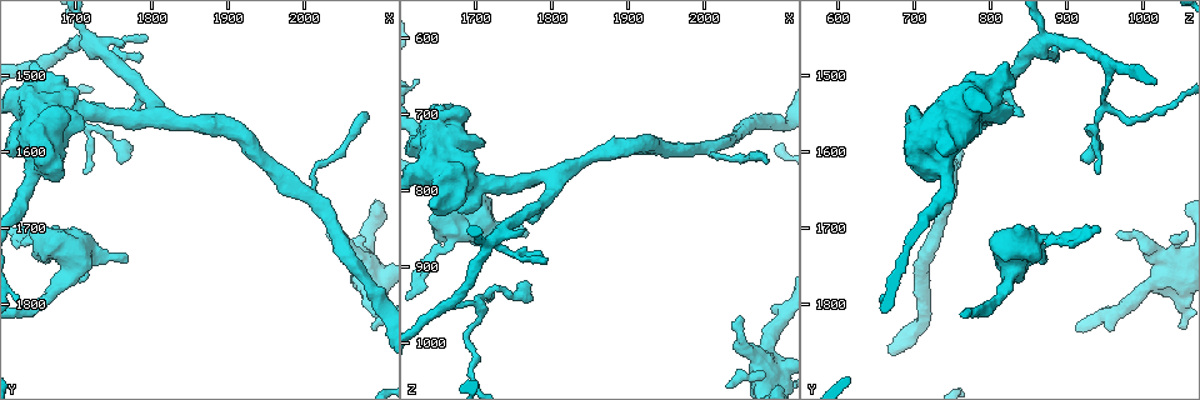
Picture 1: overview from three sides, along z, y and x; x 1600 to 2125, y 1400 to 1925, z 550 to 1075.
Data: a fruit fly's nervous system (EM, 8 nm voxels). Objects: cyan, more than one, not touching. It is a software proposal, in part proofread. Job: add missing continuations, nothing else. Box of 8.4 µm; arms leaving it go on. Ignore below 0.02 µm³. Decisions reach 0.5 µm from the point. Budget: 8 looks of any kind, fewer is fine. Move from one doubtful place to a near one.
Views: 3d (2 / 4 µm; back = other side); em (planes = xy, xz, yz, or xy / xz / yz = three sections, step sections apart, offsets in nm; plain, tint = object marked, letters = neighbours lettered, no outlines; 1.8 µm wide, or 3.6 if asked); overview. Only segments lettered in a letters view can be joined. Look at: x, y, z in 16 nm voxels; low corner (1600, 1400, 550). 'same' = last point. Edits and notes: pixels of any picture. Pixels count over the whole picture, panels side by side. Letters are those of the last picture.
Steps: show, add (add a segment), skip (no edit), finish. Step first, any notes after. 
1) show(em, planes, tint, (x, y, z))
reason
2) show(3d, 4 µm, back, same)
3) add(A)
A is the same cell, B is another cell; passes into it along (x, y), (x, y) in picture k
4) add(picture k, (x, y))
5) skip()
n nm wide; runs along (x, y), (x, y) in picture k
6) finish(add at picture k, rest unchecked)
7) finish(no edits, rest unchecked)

show(em, xy, step 16, tint, (2050, 1710, 970))
an open end

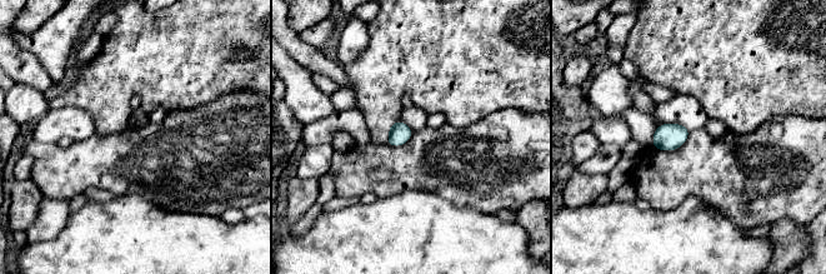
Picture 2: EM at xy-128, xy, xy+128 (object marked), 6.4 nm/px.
show(em, planes, letters, same)
another direction

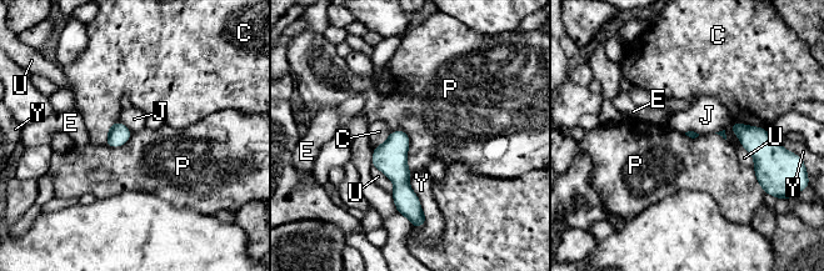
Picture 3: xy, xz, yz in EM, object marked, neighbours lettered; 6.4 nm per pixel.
skip()
Y touches over 340 nm; C, E, J, P, U and Y are other cells; border along (393, 130), (409, 139), (410, 174) in picture 3; no lettered segment goes on from it

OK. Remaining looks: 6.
show(3d, 2 µm, (2080, 1545, 765))
tapers out

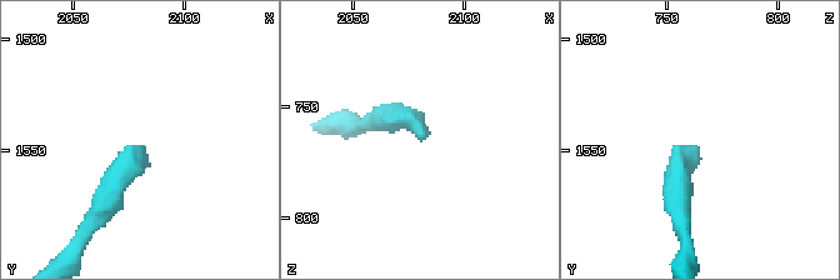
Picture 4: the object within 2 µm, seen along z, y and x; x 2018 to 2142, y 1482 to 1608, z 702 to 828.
show(em, xy, step 4, tint, (2082, 1549, 764))
now the EM

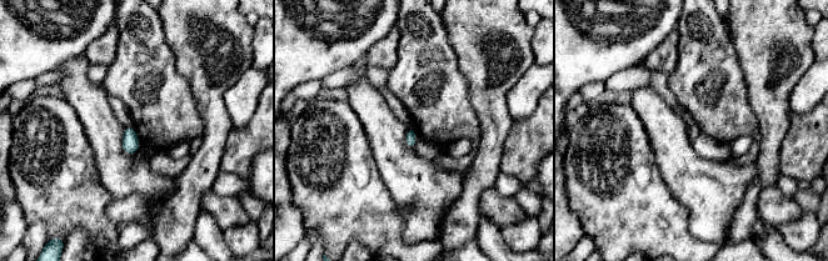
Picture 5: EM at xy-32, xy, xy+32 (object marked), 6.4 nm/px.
show(em, planes, letters, same)

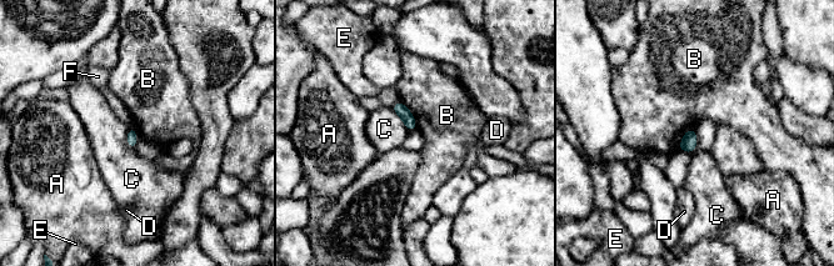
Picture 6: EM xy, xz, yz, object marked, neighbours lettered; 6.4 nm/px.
skip()
A, B, C, D, E and F are other cells; none of them fits

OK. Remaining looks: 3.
show(em, planes, letters, (1765, 1740, 855))
free end

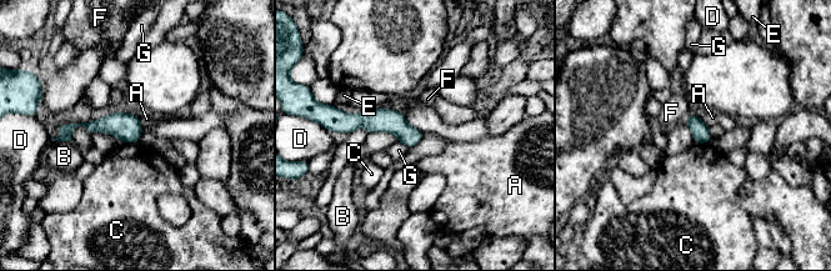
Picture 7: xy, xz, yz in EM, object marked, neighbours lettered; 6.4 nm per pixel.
skip()
A, B, C, D, E, F and G are other cells; runs along (340, 125), (393, 121), (419, 135) in picture 7; no lettered segment goes on from it

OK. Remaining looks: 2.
show(em, planes, letters, (1645, 1710, 885))
calibre changes

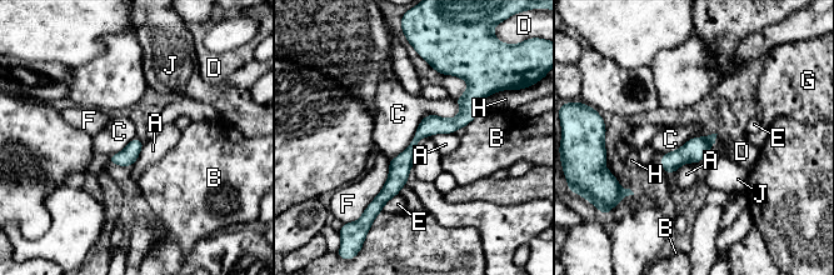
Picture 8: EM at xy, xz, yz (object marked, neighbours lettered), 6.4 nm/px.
skip()
A, B, C, D, E, F, G, H and J are other cells; none of them fits

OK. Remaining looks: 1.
finish(no edits, rest unchecked)

